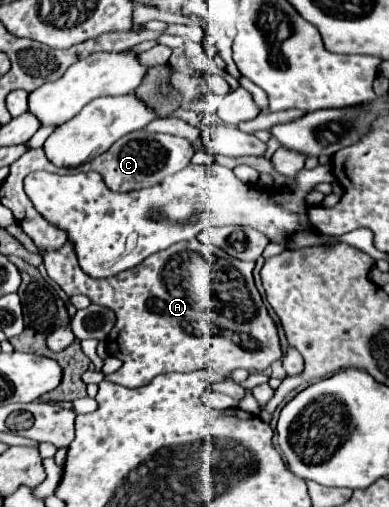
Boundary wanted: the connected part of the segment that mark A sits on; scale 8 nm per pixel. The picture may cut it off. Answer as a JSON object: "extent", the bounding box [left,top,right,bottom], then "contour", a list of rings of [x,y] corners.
{"extent":[43,239,283,387],"contour":[[[197,239],[177,243],[161,253],[155,253],[145,261],[145,265],[137,265],[137,269],[129,269],[111,277],[109,281],[93,281],[85,277],[81,267],[77,265],[77,257],[73,247],[65,243],[57,253],[45,253],[43,257],[47,275],[51,277],[67,295],[87,295],[91,303],[103,305],[115,313],[115,325],[107,337],[107,353],[123,361],[121,369],[107,375],[105,379],[113,383],[121,383],[125,387],[141,387],[149,383],[159,373],[169,371],[197,371],[197,369],[213,369],[217,375],[229,379],[229,373],[235,369],[265,371],[283,357],[277,323],[269,317],[267,307],[253,283],[253,267],[255,263],[247,263],[223,253],[223,249],[205,245]]]}

